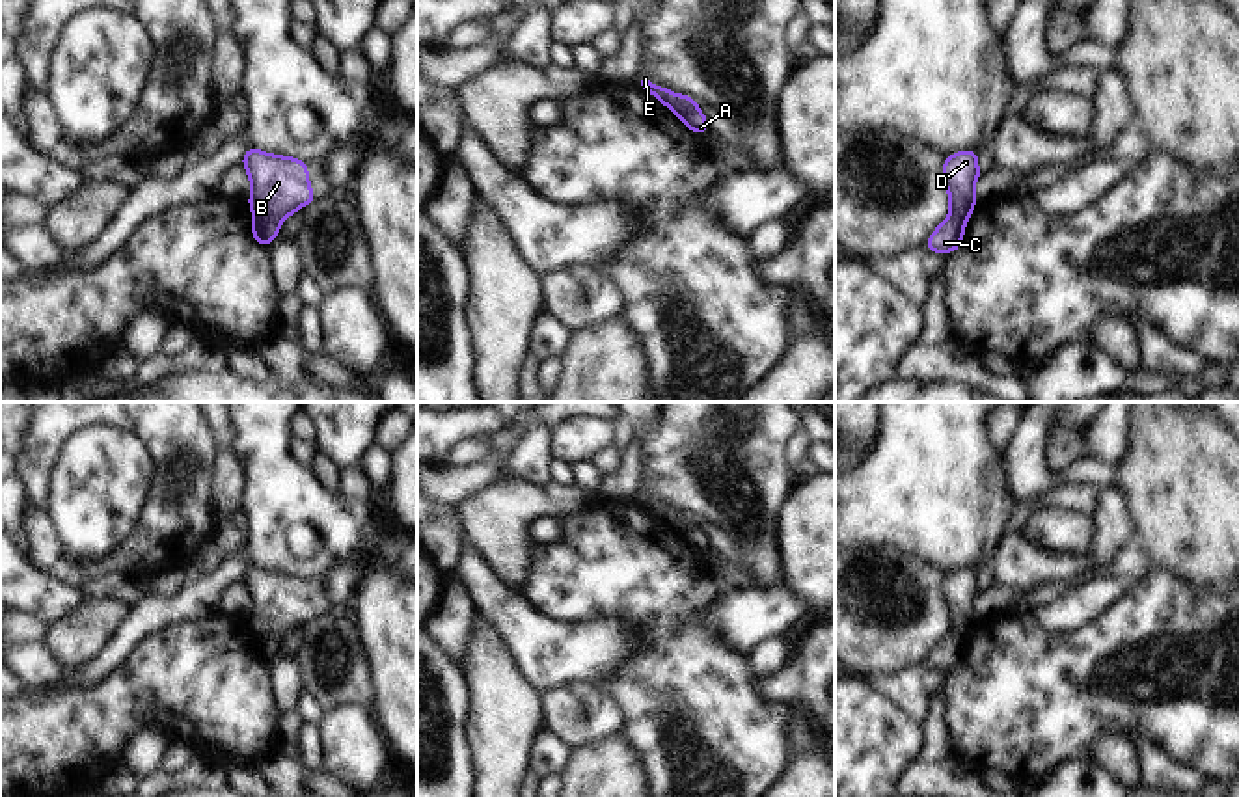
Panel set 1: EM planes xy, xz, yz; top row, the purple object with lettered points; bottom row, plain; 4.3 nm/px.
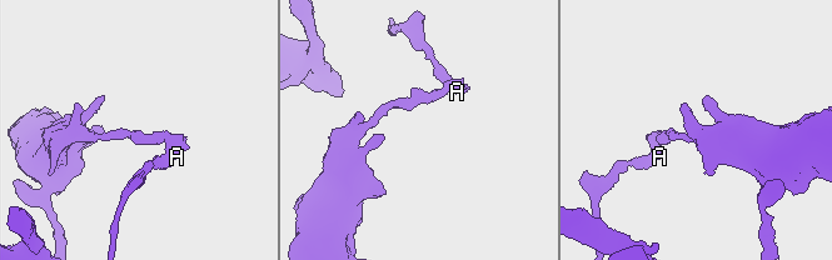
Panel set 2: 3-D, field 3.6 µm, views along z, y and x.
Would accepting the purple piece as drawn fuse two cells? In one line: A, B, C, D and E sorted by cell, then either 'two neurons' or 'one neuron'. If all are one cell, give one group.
A B D / C E | two neurons

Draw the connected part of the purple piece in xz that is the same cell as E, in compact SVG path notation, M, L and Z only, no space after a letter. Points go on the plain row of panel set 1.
M643 490L637 497L637 503L643 508L650 508L654 516L661 518L667 525L671 525L674 531L680 527L689 527L693 523L697 523L697 520L688 514L688 512L676 512L669 507L665 507L663 503L650 503L650 493L647 490Z

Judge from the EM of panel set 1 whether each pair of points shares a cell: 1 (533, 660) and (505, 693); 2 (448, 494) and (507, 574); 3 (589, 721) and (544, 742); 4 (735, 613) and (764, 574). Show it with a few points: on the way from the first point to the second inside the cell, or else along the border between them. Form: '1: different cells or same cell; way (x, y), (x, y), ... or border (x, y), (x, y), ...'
1: different cells; border (498, 637), (520, 676), (539, 695)
2: different cells; border (492, 479), (457, 507)
3: different cells; border (544, 727), (572, 747)
4: different cells; border (777, 585), (762, 589)

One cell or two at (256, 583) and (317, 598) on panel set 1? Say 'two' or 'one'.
one

